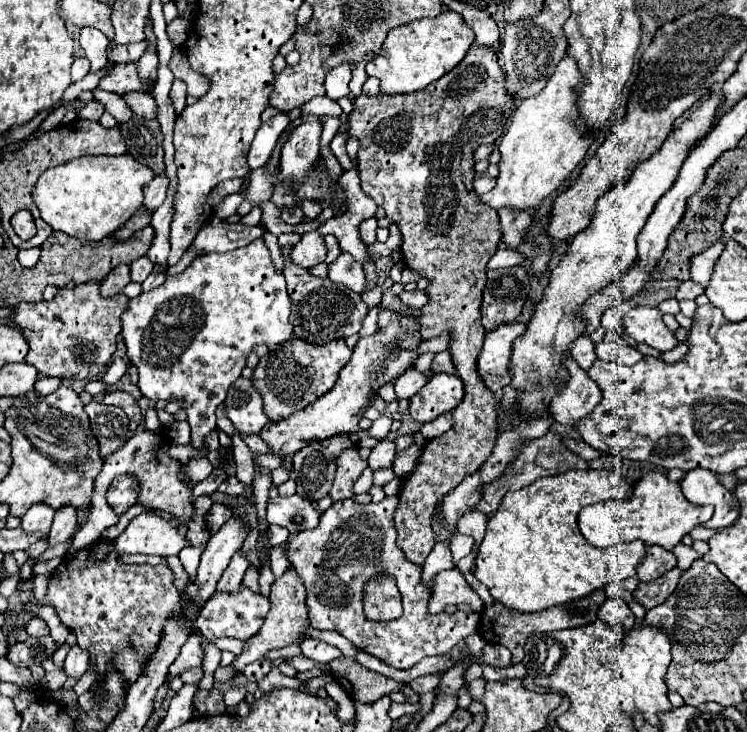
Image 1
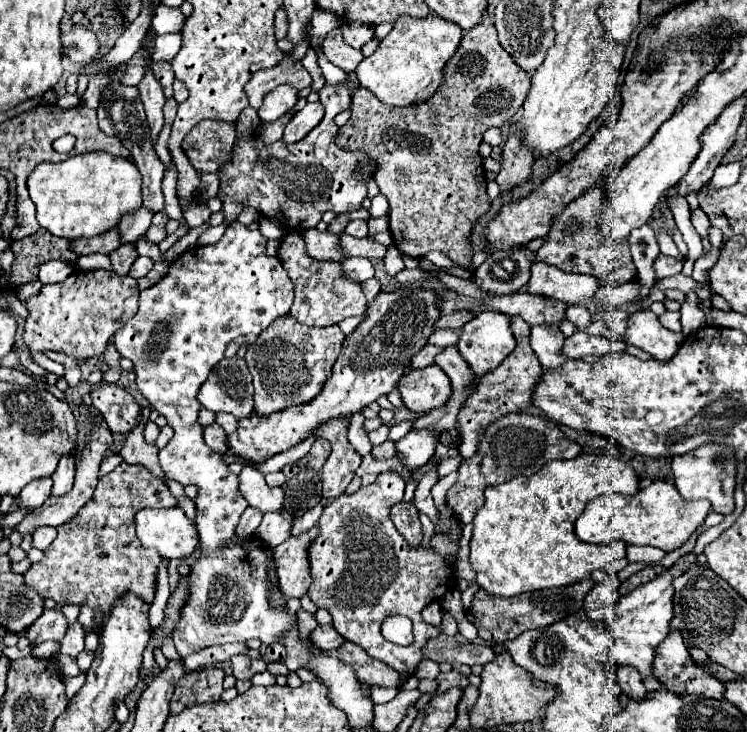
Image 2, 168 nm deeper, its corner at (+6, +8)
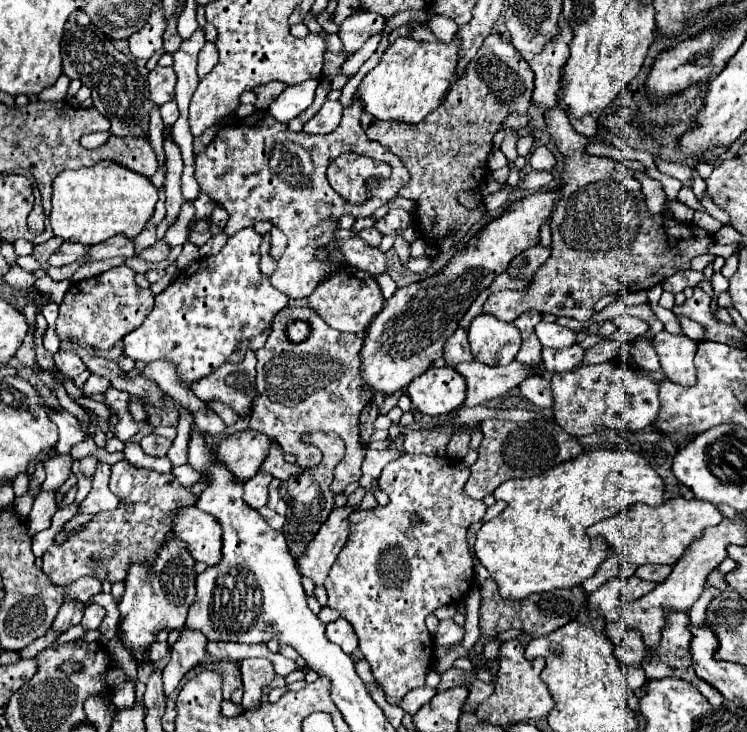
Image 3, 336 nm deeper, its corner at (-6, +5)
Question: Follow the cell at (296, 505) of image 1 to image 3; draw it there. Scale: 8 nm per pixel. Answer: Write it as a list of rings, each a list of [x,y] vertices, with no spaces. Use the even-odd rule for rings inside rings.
[[[258,472],[254,478],[244,482],[244,502],[252,508],[264,508],[268,502],[268,484],[272,476]]]

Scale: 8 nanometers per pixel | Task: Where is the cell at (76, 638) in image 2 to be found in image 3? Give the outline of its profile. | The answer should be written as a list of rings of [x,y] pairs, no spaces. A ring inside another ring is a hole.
[[[90,604],[90,606],[84,610],[84,616],[82,616],[82,622],[80,622],[80,624],[82,624],[86,630],[96,630],[96,628],[100,626],[102,618],[104,618],[104,608],[98,606],[98,604]]]

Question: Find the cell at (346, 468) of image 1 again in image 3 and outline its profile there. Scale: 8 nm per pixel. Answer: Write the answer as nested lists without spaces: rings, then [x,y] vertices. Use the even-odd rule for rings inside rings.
[[[284,308],[284,312],[276,314],[264,348],[256,352],[256,388],[260,396],[252,404],[250,428],[272,436],[272,440],[276,440],[284,452],[296,456],[296,464],[302,468],[316,466],[322,460],[322,452],[304,442],[302,436],[316,430],[336,432],[346,444],[346,456],[344,462],[336,466],[336,476],[332,482],[334,496],[342,494],[348,484],[360,480],[360,468],[366,458],[366,448],[360,444],[358,436],[359,417],[362,408],[370,404],[372,394],[360,380],[360,348],[362,338],[350,332],[332,330],[310,308]],[[298,320],[308,322],[310,334],[304,342],[296,344],[288,338],[288,326]]]

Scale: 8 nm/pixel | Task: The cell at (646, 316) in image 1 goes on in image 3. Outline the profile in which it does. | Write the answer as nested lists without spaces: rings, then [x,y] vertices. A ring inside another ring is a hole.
[[[666,330],[658,332],[652,340],[656,354],[660,356],[660,366],[672,382],[682,386],[692,386],[696,382],[694,354],[698,342],[684,334],[670,334]]]

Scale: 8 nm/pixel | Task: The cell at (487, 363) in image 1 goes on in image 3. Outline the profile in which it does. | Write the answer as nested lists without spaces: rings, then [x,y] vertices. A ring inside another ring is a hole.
[[[480,314],[472,320],[468,340],[474,360],[488,366],[506,366],[520,350],[520,330],[488,314]]]

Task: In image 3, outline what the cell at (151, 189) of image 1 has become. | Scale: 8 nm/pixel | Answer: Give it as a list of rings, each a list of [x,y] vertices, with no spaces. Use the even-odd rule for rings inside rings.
[[[118,234],[106,242],[92,246],[92,252],[88,252],[88,260],[106,260],[112,256],[134,256],[134,240],[124,234]]]

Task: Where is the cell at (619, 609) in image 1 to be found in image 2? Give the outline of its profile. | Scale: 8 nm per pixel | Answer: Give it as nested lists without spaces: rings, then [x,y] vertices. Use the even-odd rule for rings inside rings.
[[[608,575],[602,583],[596,583],[588,597],[584,597],[588,617],[592,617],[594,621],[612,621],[614,605],[620,599],[618,587],[620,579],[616,575]]]

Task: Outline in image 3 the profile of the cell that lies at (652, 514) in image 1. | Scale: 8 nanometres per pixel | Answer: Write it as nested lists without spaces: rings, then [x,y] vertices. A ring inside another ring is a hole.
[[[682,496],[670,498],[660,506],[646,506],[646,504],[634,504],[628,506],[628,510],[622,510],[606,520],[596,522],[586,530],[586,534],[594,540],[602,536],[614,552],[636,566],[640,564],[676,564],[682,554],[690,548],[690,544],[704,534],[706,528],[720,524],[724,518],[720,510],[702,500],[686,500]]]

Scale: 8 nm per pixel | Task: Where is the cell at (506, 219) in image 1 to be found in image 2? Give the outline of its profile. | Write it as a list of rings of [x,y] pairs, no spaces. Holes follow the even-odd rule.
[[[508,133],[508,139],[502,147],[502,171],[496,175],[496,183],[500,185],[502,193],[524,183],[532,173],[532,165],[532,153],[524,153],[524,145],[516,141],[516,133]]]

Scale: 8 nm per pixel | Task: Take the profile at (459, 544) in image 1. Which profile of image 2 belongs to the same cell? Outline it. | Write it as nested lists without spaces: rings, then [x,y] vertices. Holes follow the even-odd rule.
[[[454,471],[454,473],[442,477],[442,479],[432,487],[432,497],[434,497],[434,503],[436,503],[438,507],[446,503],[446,491],[456,483],[456,479],[458,479],[458,473]]]

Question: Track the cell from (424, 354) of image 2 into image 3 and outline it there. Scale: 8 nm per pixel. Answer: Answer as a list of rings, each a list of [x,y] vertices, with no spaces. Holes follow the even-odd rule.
[[[458,328],[458,330],[446,340],[442,358],[446,360],[448,366],[456,366],[458,362],[472,360],[470,348],[468,348],[468,338],[466,338],[466,332],[464,332],[462,328]]]

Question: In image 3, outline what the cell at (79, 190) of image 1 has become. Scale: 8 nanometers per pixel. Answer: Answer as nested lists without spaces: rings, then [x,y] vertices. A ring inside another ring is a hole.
[[[112,160],[80,170],[64,170],[54,178],[52,188],[52,230],[64,242],[80,244],[98,244],[116,234],[134,238],[154,214],[158,200],[156,186],[146,176],[138,176],[130,168]]]

